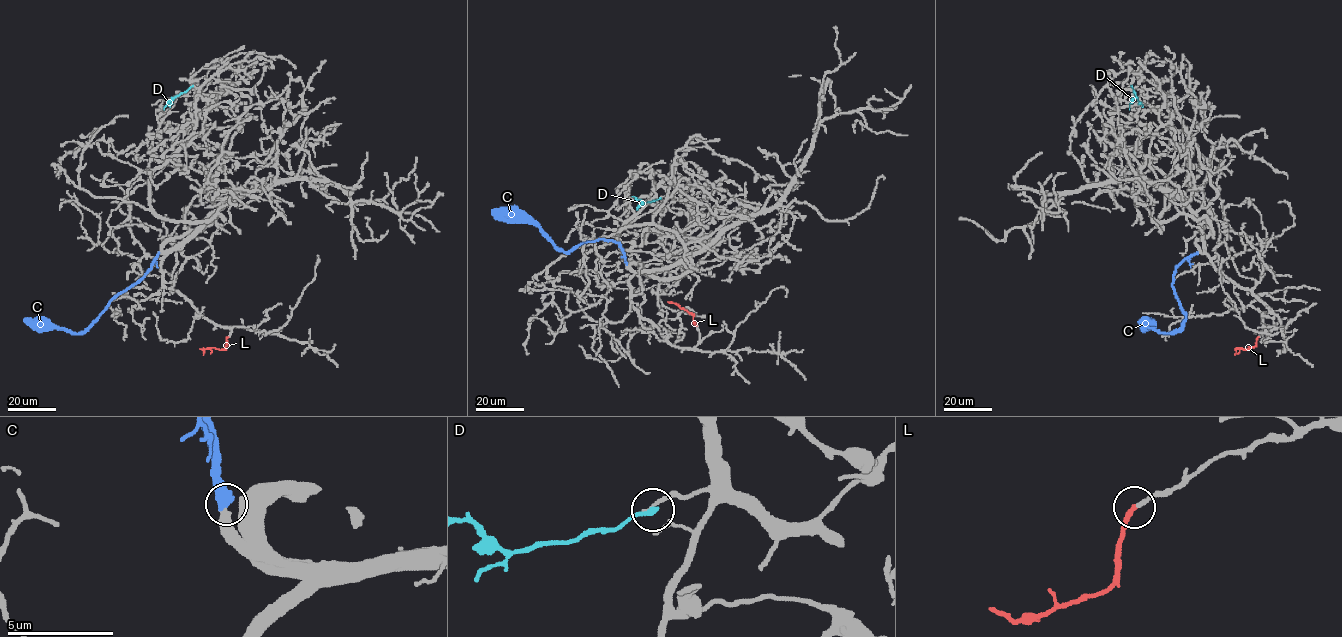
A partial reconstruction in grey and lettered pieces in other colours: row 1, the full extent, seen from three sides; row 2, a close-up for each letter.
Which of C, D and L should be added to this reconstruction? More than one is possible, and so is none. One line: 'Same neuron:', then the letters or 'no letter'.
Same neuron: C, L

